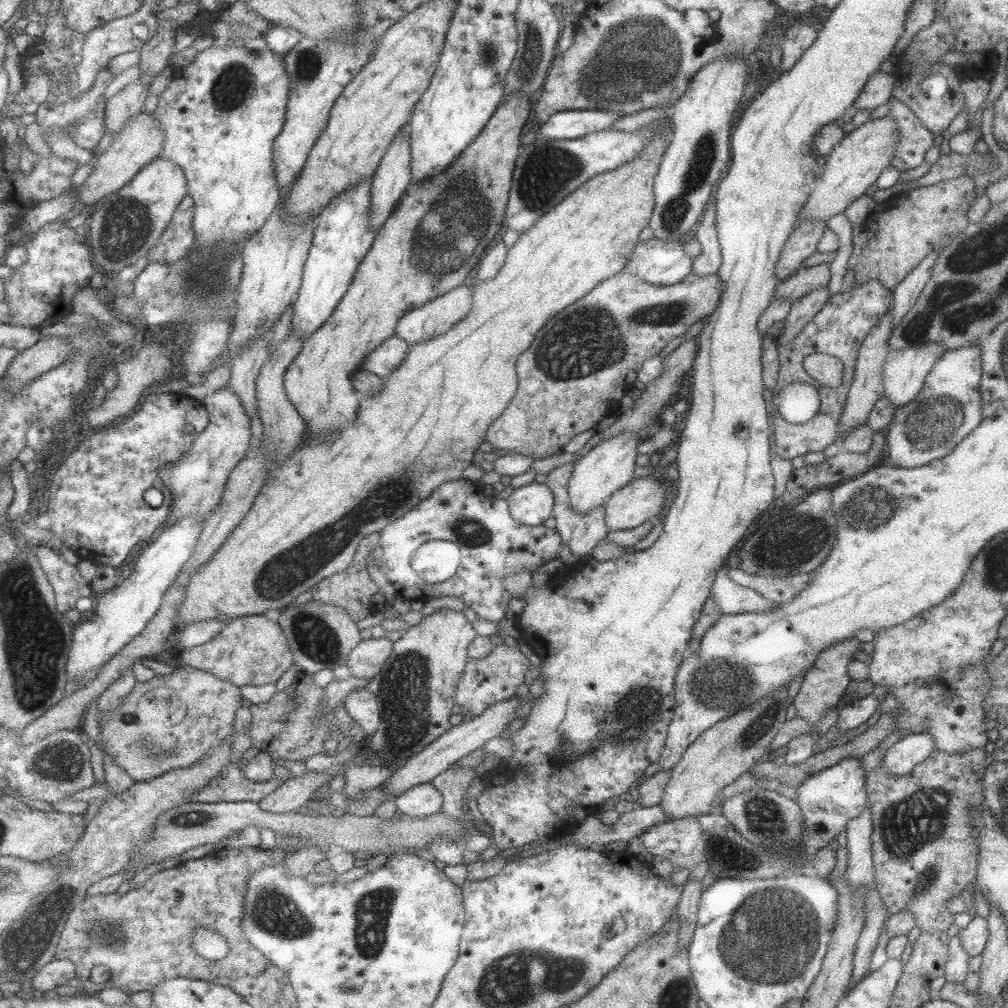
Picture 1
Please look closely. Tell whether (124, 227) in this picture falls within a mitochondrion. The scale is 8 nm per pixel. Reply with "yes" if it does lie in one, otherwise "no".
yes

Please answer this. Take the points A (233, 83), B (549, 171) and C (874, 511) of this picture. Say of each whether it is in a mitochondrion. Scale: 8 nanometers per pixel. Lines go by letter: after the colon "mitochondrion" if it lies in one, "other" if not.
A: mitochondrion
B: mitochondrion
C: mitochondrion

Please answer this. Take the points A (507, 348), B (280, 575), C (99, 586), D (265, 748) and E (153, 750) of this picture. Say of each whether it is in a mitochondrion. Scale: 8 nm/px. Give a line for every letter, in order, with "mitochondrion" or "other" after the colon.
A: other
B: mitochondrion
C: other
D: other
E: mitochondrion

